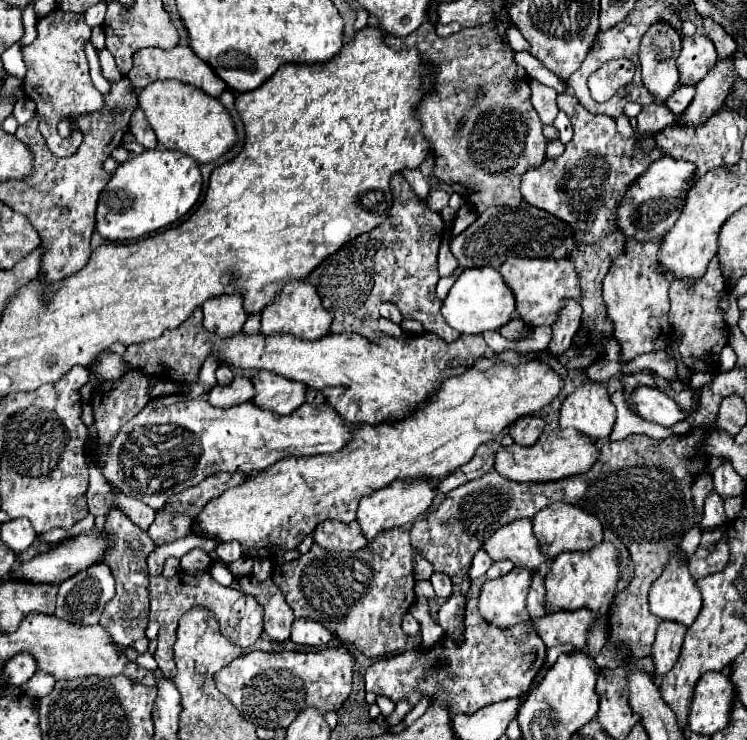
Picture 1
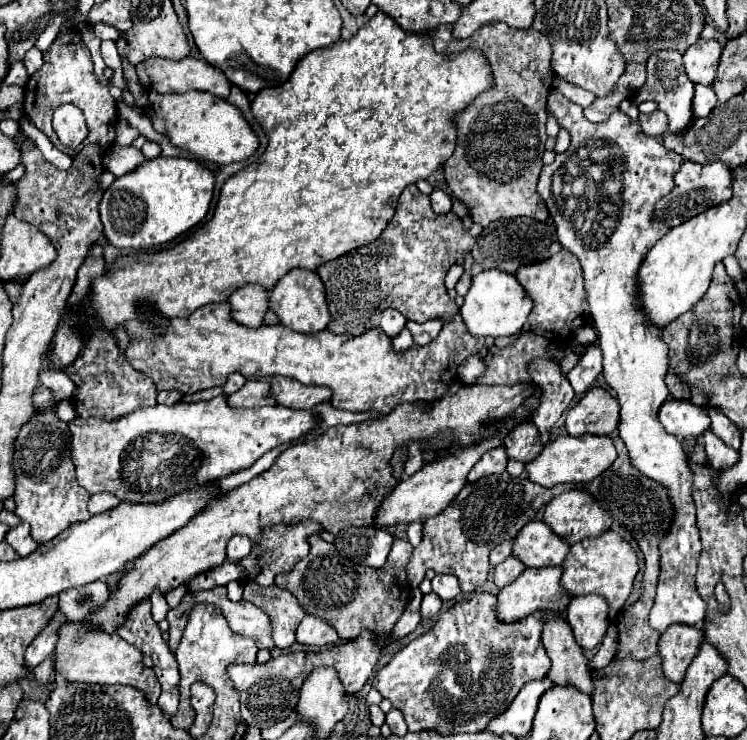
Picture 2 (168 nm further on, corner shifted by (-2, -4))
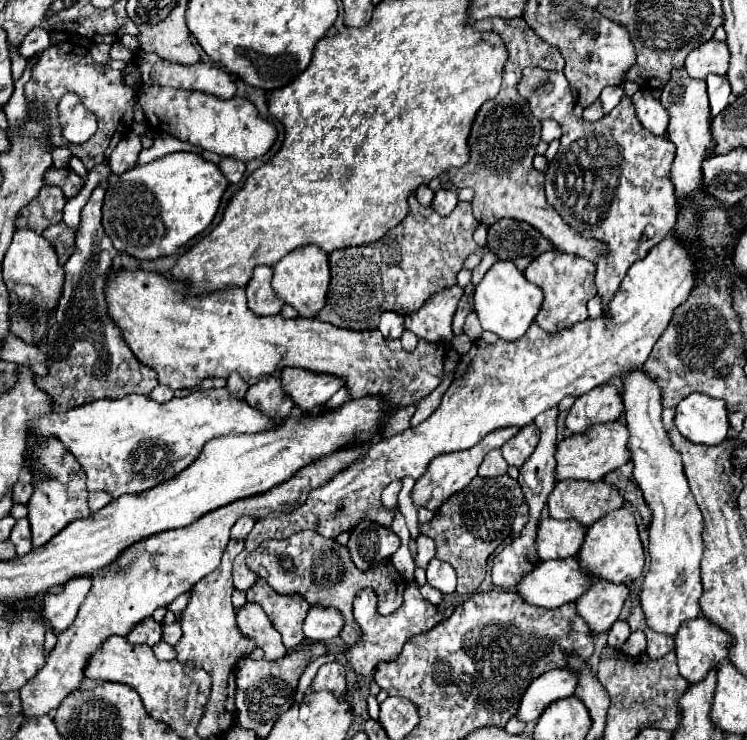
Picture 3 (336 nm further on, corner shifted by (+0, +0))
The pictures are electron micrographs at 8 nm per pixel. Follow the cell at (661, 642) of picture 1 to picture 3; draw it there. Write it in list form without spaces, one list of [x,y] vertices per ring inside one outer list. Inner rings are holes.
[[[699,616],[695,620],[685,622],[679,632],[675,634],[675,654],[679,662],[679,674],[689,682],[695,684],[699,680],[705,680],[707,672],[711,668],[717,668],[719,660],[725,660],[729,656],[729,646],[731,646],[731,634],[723,632],[717,624],[711,624],[705,616]]]

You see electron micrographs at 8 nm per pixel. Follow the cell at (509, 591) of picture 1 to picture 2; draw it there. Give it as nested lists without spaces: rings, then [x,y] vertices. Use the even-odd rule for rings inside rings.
[[[549,566],[549,568],[527,568],[525,572],[521,572],[521,576],[511,582],[509,586],[499,590],[497,596],[497,618],[505,624],[509,622],[517,622],[537,610],[543,608],[557,608],[557,610],[565,610],[569,604],[569,596],[561,590],[559,586],[559,578],[561,578],[561,568],[559,566]]]

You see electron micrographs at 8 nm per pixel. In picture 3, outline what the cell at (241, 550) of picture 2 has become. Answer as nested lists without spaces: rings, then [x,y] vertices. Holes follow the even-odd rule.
[[[241,516],[241,518],[235,522],[235,526],[233,526],[233,530],[231,530],[231,536],[237,538],[237,540],[245,540],[247,534],[251,532],[253,524],[255,524],[253,518],[249,518],[249,516]]]

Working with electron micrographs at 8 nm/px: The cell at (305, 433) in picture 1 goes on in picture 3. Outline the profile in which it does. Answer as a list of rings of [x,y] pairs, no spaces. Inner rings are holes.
[[[227,388],[193,392],[185,398],[173,398],[171,402],[157,404],[149,396],[131,394],[121,400],[95,400],[67,412],[51,412],[41,418],[33,418],[29,424],[25,464],[33,478],[45,478],[45,472],[35,472],[33,450],[37,444],[57,438],[63,442],[81,464],[87,474],[89,492],[107,492],[111,498],[121,494],[145,492],[185,470],[195,462],[205,442],[217,436],[229,434],[255,434],[275,426],[275,420],[251,408],[245,400],[233,398]]]

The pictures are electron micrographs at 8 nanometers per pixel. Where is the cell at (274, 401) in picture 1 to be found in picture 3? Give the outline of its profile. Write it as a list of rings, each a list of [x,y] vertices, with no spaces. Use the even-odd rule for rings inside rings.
[[[285,368],[281,374],[283,390],[301,408],[301,412],[313,412],[323,406],[341,386],[343,378],[307,372],[305,368]]]

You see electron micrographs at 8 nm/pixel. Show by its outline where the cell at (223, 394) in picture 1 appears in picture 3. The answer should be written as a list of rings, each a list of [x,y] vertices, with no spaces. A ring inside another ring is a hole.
[[[275,376],[263,378],[257,384],[249,386],[245,400],[253,408],[259,408],[259,412],[265,416],[273,416],[273,420],[283,420],[293,410],[293,400],[289,400],[289,396],[283,392],[281,378]]]

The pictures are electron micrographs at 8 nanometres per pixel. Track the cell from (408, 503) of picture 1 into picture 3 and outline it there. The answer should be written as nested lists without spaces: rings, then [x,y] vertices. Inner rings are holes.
[[[499,428],[491,434],[487,434],[479,444],[475,444],[473,448],[469,450],[461,450],[461,452],[451,452],[451,454],[443,454],[443,456],[437,456],[431,466],[427,468],[427,472],[415,482],[415,488],[413,488],[413,502],[415,506],[425,506],[429,508],[431,512],[439,510],[439,506],[455,492],[463,490],[475,476],[477,476],[477,468],[479,464],[483,462],[485,454],[495,450],[495,448],[501,448],[505,442],[509,442],[519,430],[517,428]]]

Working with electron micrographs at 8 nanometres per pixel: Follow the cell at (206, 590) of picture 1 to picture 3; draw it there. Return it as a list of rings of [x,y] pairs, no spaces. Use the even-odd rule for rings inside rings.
[[[245,604],[237,612],[237,626],[245,638],[251,638],[265,652],[267,660],[279,660],[289,652],[259,604]]]

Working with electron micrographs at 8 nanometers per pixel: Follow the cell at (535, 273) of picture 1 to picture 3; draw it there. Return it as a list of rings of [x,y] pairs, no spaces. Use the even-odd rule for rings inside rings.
[[[549,250],[543,252],[539,258],[535,258],[525,272],[525,278],[533,284],[537,284],[545,292],[545,302],[541,306],[541,312],[537,314],[535,322],[555,334],[565,328],[571,328],[573,324],[585,320],[589,316],[587,312],[587,302],[597,294],[595,288],[595,264],[575,256],[575,254],[563,254],[559,250]]]

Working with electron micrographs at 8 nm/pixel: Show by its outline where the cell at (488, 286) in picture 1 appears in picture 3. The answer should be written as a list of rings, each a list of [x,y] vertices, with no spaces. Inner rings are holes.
[[[499,260],[485,274],[481,284],[475,290],[475,312],[481,320],[483,330],[495,332],[503,340],[519,340],[527,328],[533,324],[539,308],[543,304],[543,290],[537,284],[531,284],[523,272],[511,264],[511,260]]]

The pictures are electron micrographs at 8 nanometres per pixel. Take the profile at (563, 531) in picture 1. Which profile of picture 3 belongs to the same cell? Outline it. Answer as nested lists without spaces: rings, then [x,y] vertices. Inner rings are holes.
[[[559,480],[547,500],[549,514],[555,520],[575,518],[585,526],[591,526],[601,516],[621,508],[623,504],[619,490],[603,480]]]

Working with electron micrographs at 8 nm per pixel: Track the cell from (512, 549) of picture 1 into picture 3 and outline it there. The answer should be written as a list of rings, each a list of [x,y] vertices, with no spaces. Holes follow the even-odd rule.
[[[555,518],[541,520],[537,530],[539,558],[553,560],[553,558],[577,556],[585,532],[587,528],[583,528],[583,524],[579,524],[577,520],[567,520],[567,522],[559,522]]]

